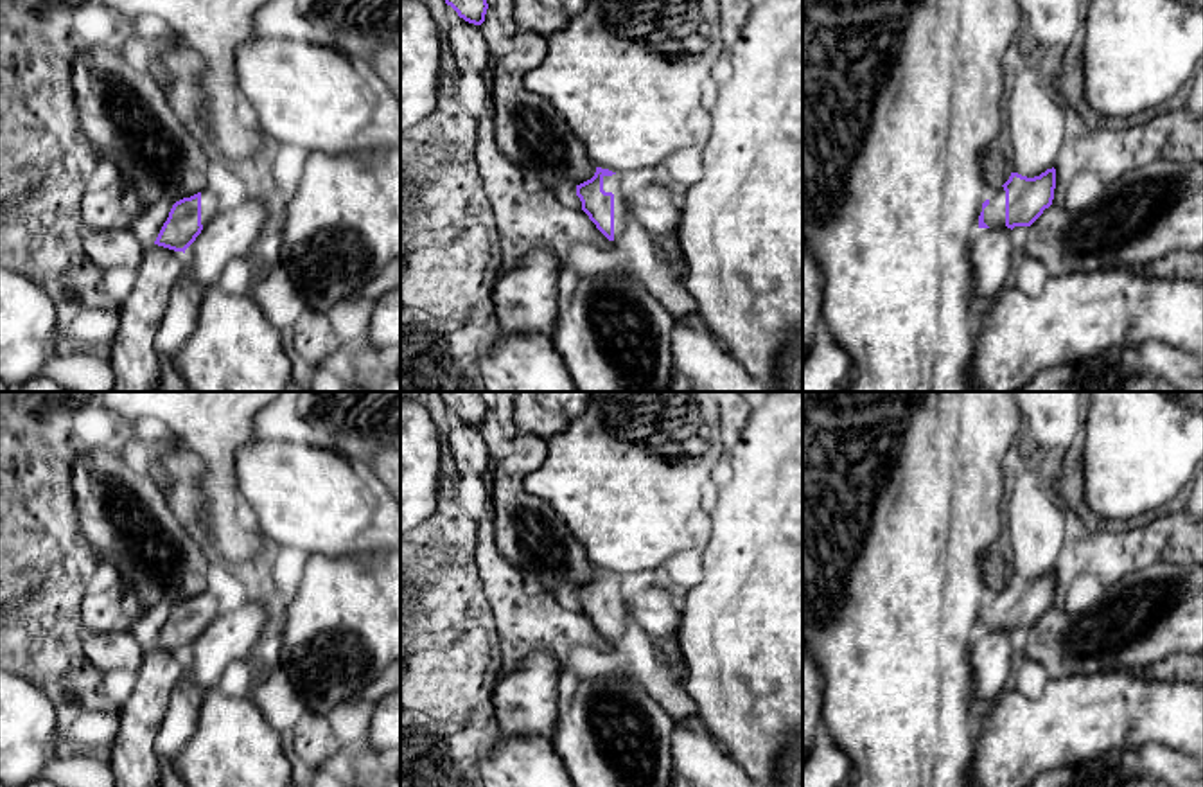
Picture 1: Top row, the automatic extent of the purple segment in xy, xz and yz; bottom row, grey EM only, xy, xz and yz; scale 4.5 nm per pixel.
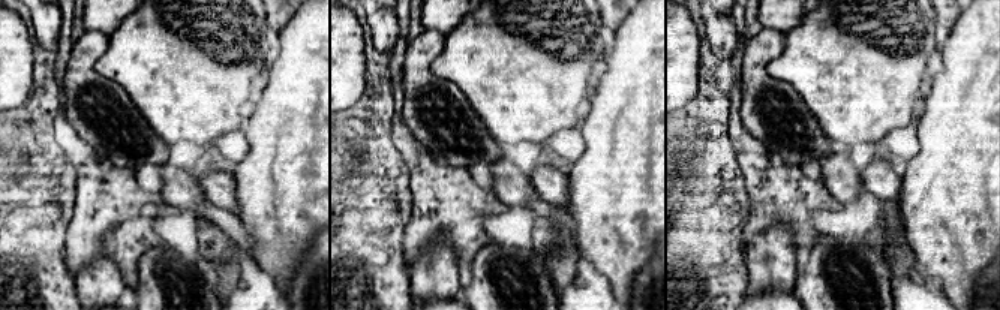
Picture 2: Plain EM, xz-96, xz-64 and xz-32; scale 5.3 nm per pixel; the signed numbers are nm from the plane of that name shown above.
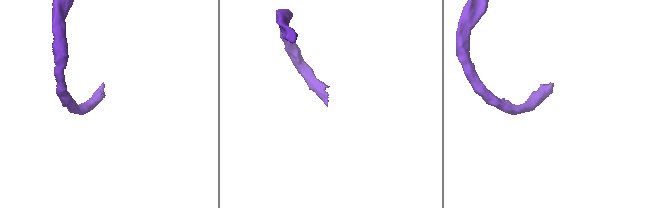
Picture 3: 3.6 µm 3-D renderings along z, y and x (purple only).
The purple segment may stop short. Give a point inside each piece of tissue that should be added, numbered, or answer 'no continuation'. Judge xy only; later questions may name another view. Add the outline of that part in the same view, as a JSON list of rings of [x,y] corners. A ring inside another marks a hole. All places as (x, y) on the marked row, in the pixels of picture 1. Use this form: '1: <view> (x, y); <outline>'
1: xy (210, 205); [[[205,187],[201,190],[201,225],[206,226],[221,212],[221,208],[217,194]]]

